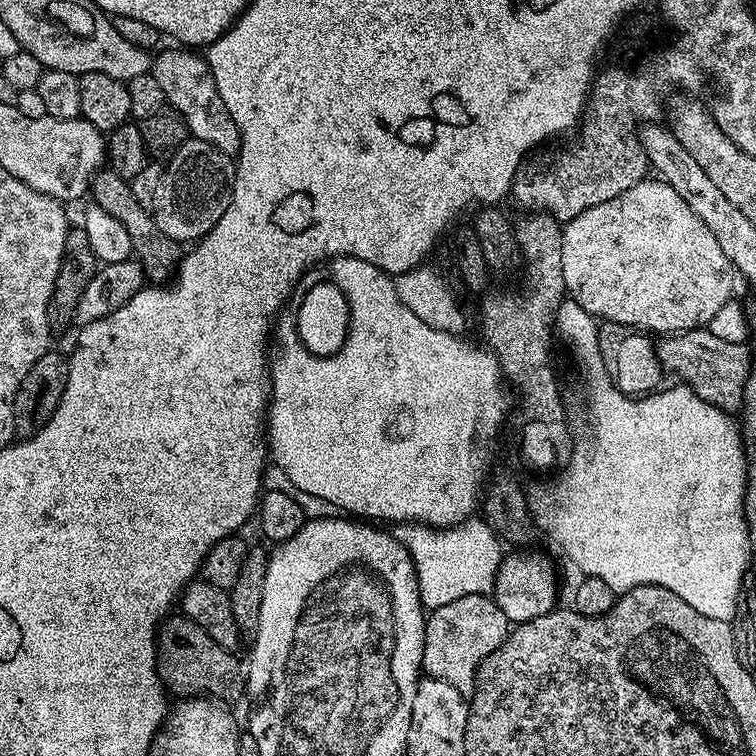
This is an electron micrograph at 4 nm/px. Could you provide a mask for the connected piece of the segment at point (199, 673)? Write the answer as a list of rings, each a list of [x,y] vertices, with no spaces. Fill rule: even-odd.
[[[172,614],[161,623],[156,637],[158,671],[169,693],[176,698],[236,700],[246,692],[246,668],[235,651],[218,646],[198,622],[183,614]]]

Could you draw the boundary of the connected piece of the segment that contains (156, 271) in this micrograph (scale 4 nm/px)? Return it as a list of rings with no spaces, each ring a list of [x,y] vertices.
[[[101,170],[96,173],[92,179],[92,187],[90,196],[93,203],[102,206],[102,210],[106,210],[118,221],[126,226],[127,234],[130,235],[132,253],[135,259],[141,261],[145,273],[156,280],[157,283],[165,283],[171,279],[176,268],[179,267],[180,261],[184,258],[185,247],[178,240],[170,238],[164,234],[162,230],[158,230],[157,224],[154,222],[151,213],[133,196],[132,185],[129,181],[120,179],[117,172],[111,170]]]

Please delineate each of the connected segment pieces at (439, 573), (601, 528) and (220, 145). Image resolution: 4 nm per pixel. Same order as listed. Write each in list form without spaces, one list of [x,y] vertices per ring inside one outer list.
[[[469,518],[460,521],[459,524],[455,526],[449,526],[446,528],[433,528],[431,526],[408,526],[402,535],[403,543],[408,549],[408,555],[412,561],[412,564],[416,568],[416,581],[420,587],[420,602],[425,609],[431,610],[437,608],[438,606],[446,606],[446,602],[454,602],[457,598],[466,598],[466,594],[482,594],[483,596],[489,595],[493,591],[494,584],[490,579],[490,568],[488,572],[488,531],[490,532],[490,525],[487,519],[479,518]]]
[[[565,298],[560,309],[556,311],[555,327],[558,329],[558,336],[568,343],[572,356],[576,359],[578,367],[584,371],[584,380],[588,383],[588,424],[592,427],[592,441],[588,448],[577,447],[573,451],[572,459],[564,465],[559,473],[560,480],[552,480],[549,484],[536,484],[530,488],[530,504],[533,509],[540,508],[538,520],[548,524],[548,532],[556,539],[556,544],[572,559],[574,567],[584,576],[602,578],[610,590],[623,594],[643,584],[657,584],[682,598],[698,614],[706,614],[706,618],[718,618],[719,620],[731,621],[734,614],[734,606],[741,588],[746,583],[744,571],[750,567],[748,558],[748,531],[744,521],[744,487],[748,477],[748,461],[744,459],[744,442],[739,427],[732,425],[729,413],[723,408],[716,408],[708,401],[704,401],[693,392],[690,387],[679,386],[680,388],[668,388],[657,391],[655,394],[641,395],[633,398],[620,391],[613,383],[611,377],[604,370],[603,360],[599,356],[598,346],[598,320],[591,316],[582,306],[578,306],[570,298]]]
[[[171,46],[159,57],[153,59],[150,74],[162,86],[165,101],[186,122],[189,133],[197,140],[210,142],[218,150],[228,156],[235,157],[240,150],[240,131],[230,118],[222,98],[218,94],[218,86],[214,86],[214,78],[208,69],[208,61],[203,55],[195,56],[195,51],[185,50],[180,46]]]

